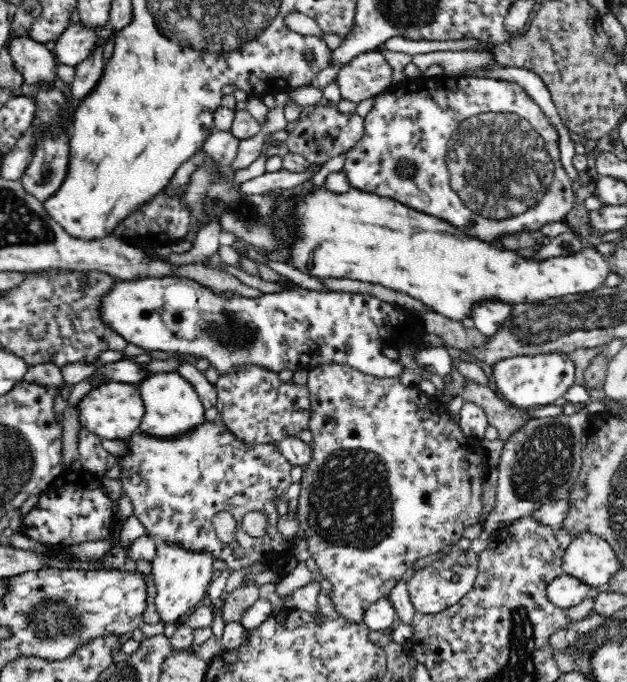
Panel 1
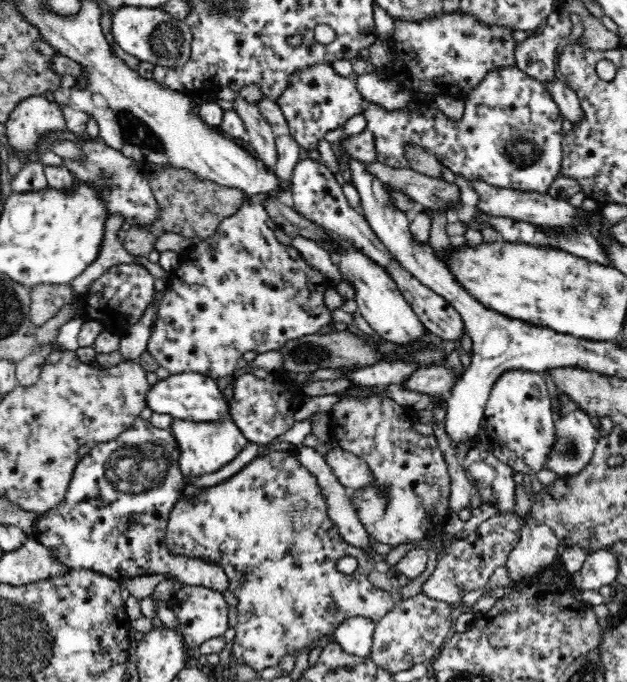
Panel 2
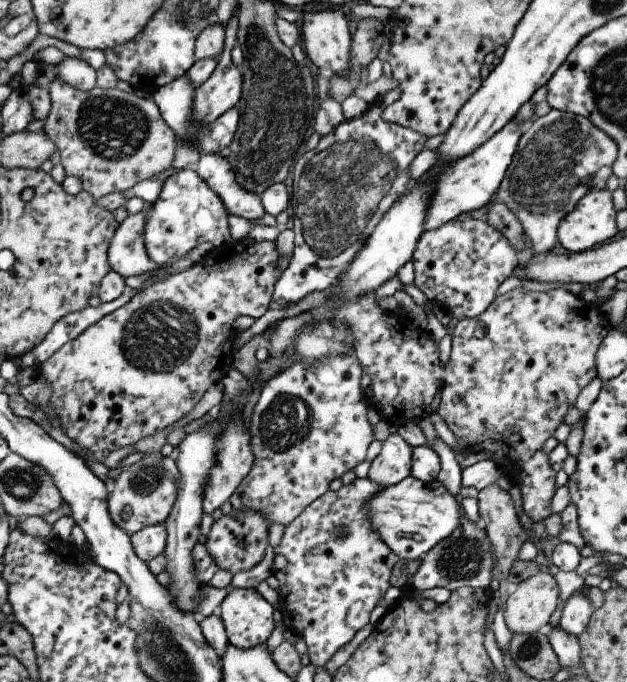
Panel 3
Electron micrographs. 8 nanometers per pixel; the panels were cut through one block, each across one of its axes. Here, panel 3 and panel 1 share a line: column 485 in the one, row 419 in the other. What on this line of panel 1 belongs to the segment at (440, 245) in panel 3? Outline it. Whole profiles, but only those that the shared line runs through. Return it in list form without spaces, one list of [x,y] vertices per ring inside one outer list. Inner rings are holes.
[[[254,365],[215,376],[214,383],[220,420],[238,440],[276,445],[282,436],[298,437],[302,430],[308,430],[312,414],[308,385],[296,385],[291,380],[282,383],[278,373]]]

